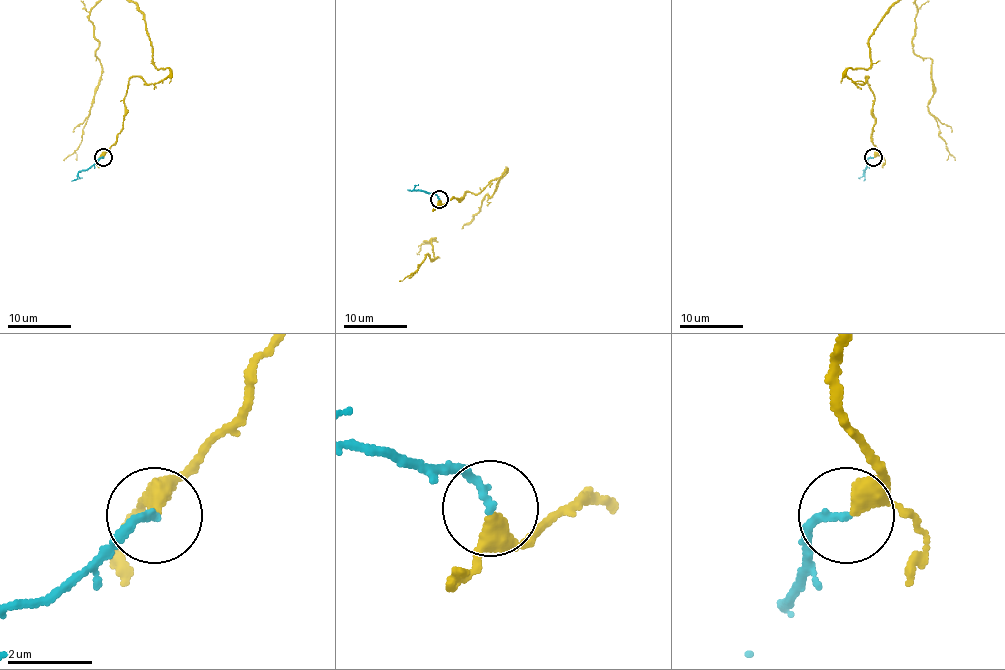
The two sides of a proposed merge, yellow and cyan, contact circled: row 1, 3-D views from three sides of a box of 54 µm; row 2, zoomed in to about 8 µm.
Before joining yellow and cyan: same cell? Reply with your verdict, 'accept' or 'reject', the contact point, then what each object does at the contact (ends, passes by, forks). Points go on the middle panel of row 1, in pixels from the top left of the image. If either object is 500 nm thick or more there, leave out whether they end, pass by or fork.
accept; place (439, 199); yellow passes by; cyan ends

